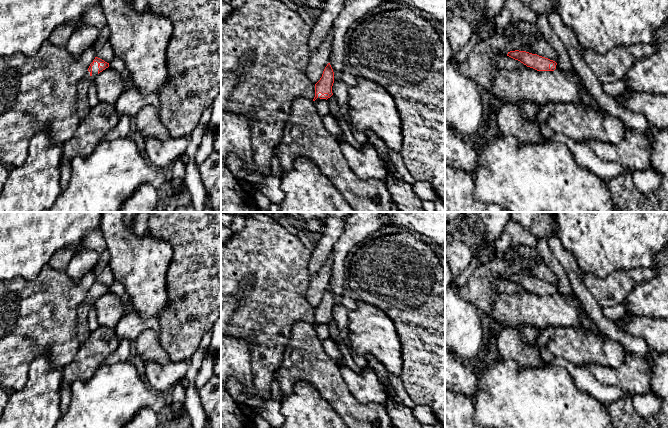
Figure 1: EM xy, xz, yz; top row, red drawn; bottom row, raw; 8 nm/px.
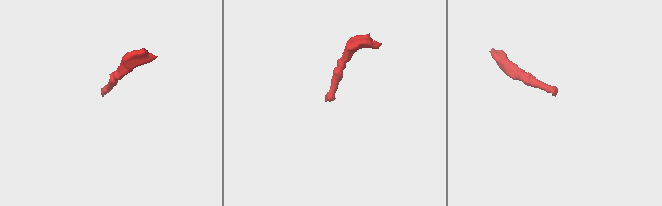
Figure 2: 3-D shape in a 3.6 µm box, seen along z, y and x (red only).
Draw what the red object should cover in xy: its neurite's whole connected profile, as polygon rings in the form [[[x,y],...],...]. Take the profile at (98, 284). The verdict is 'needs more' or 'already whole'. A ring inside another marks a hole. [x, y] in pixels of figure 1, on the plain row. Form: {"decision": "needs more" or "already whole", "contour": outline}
{"decision": "needs more", "contour": [[[95,281],[93,286],[90,288],[86,298],[82,301],[82,303],[78,306],[77,314],[80,319],[80,323],[77,328],[77,337],[80,343],[85,342],[89,335],[90,330],[86,325],[86,317],[89,313],[89,309],[95,304],[96,300],[109,291],[109,287],[104,284]]]}

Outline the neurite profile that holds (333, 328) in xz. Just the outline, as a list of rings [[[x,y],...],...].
[[[332,319],[330,322],[327,323],[330,331],[330,338],[333,339],[338,346],[338,349],[341,351],[343,356],[343,363],[353,370],[355,373],[361,373],[363,371],[362,367],[359,367],[355,364],[349,347],[343,342],[340,332],[337,326],[337,323]]]

